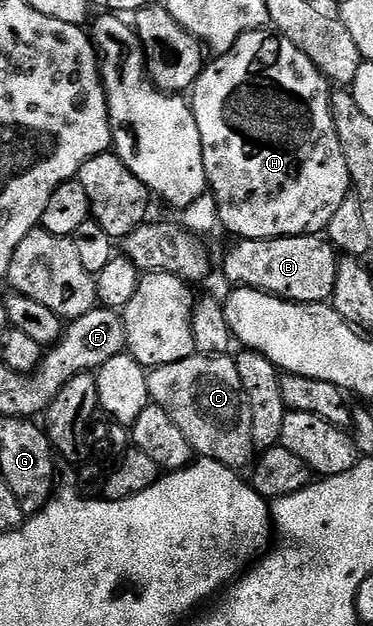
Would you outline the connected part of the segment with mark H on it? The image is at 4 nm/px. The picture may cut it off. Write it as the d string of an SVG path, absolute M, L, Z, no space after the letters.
M262 29L242 34L237 40L237 44L233 48L229 48L229 52L218 55L214 60L211 60L215 62L208 61L204 65L201 76L193 87L189 105L192 112L195 113L197 128L201 132L201 148L205 160L207 184L217 204L219 226L222 229L227 229L231 234L236 234L234 236L236 239L261 241L267 238L297 237L302 234L322 235L327 229L329 220L333 220L337 208L341 208L341 204L353 190L349 168L345 164L345 156L341 152L341 140L337 140L337 128L333 124L332 91L329 89L327 79L311 63L309 56L305 56L305 52L301 52L301 48L297 48L290 40L282 36L267 38L267 33L266 29Z

